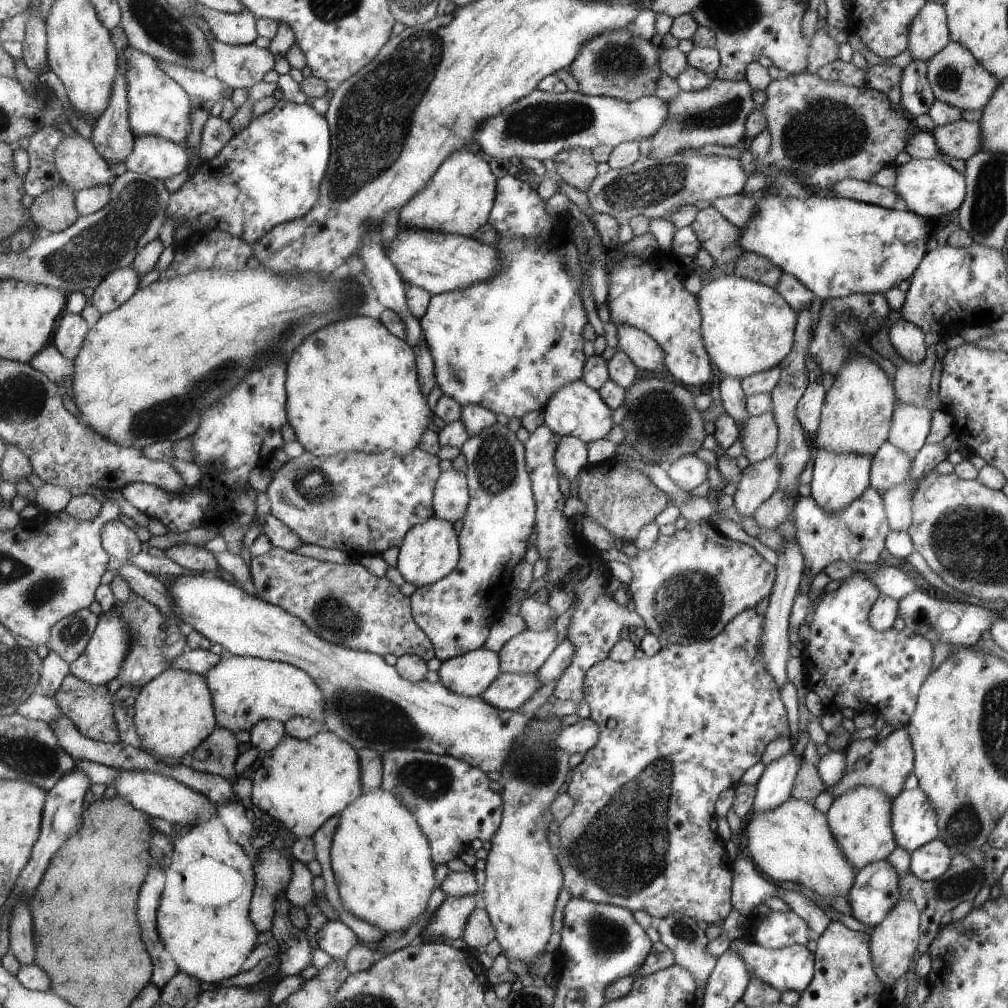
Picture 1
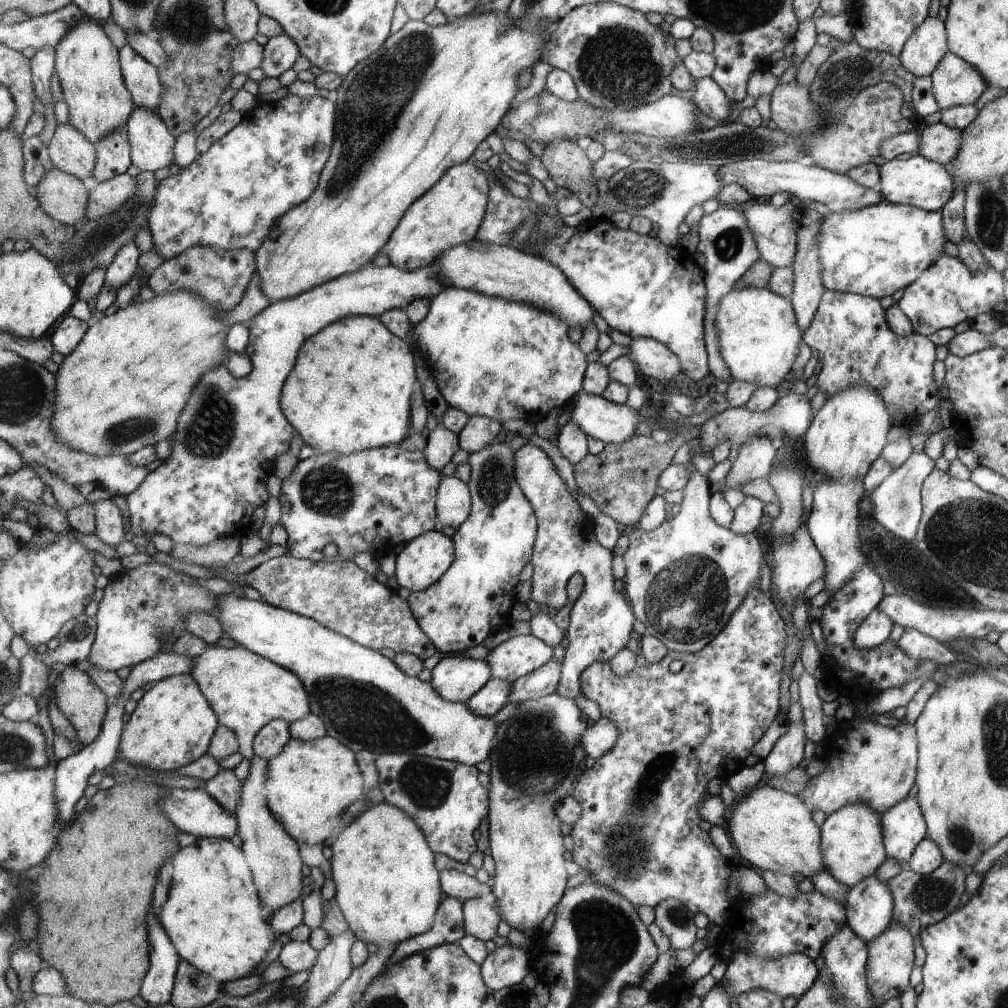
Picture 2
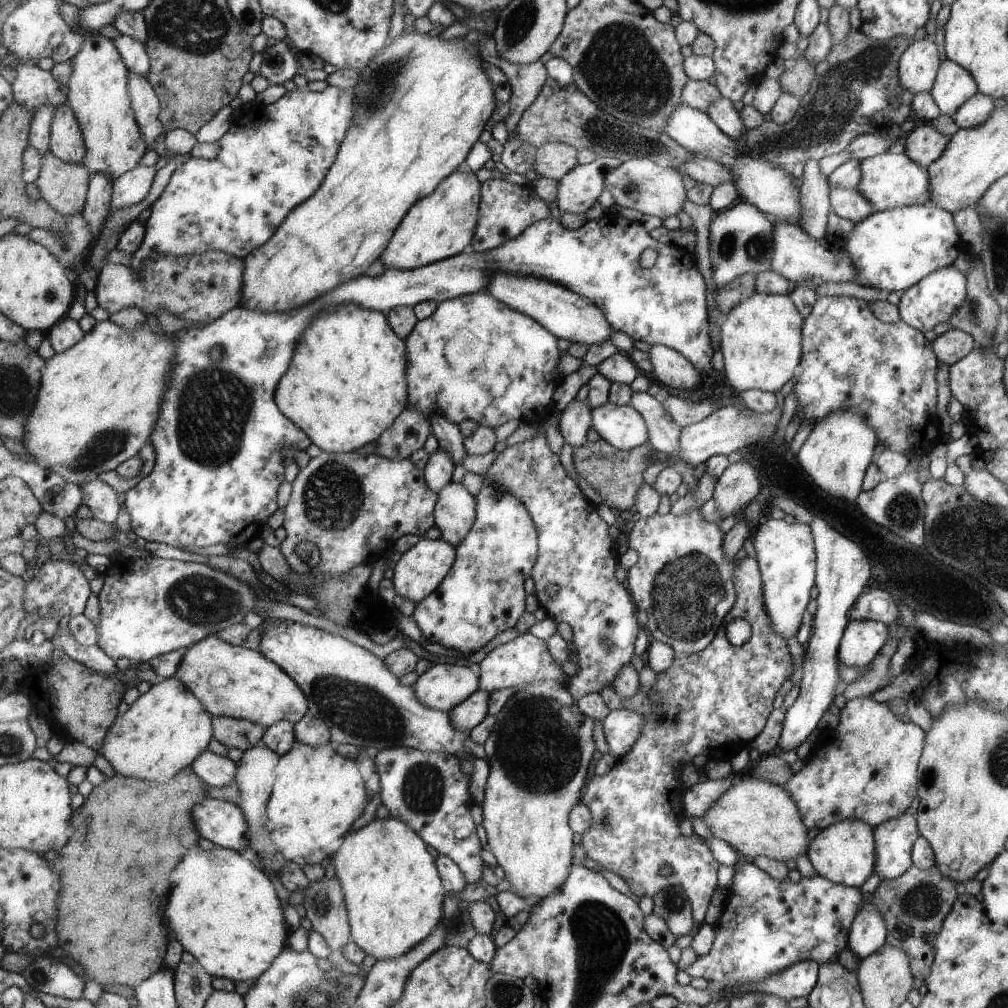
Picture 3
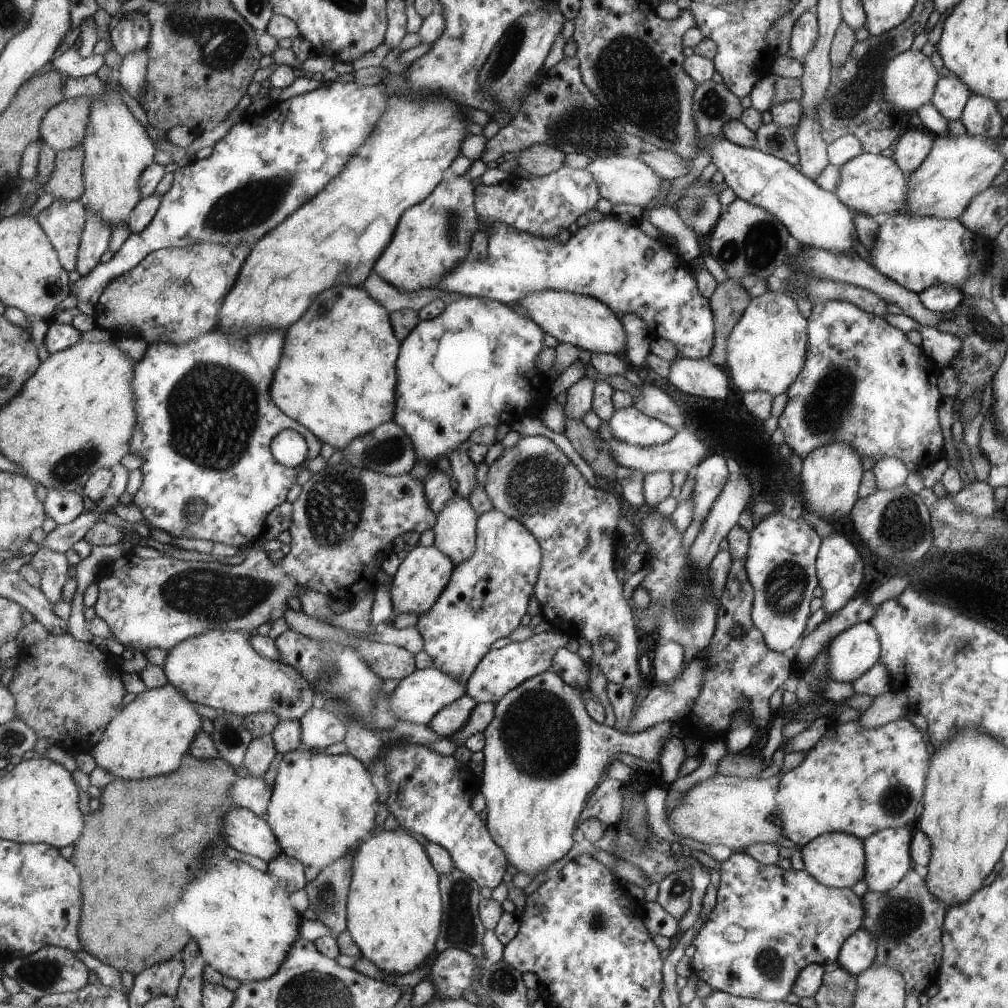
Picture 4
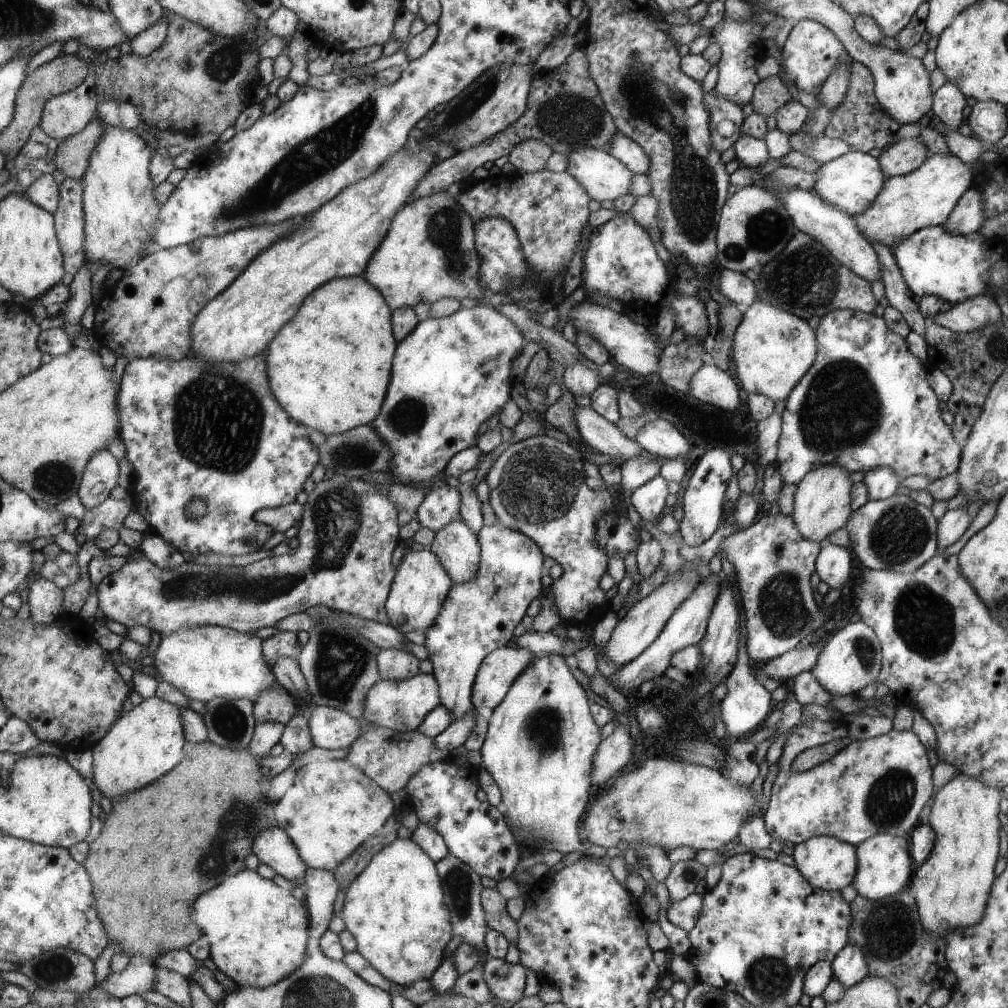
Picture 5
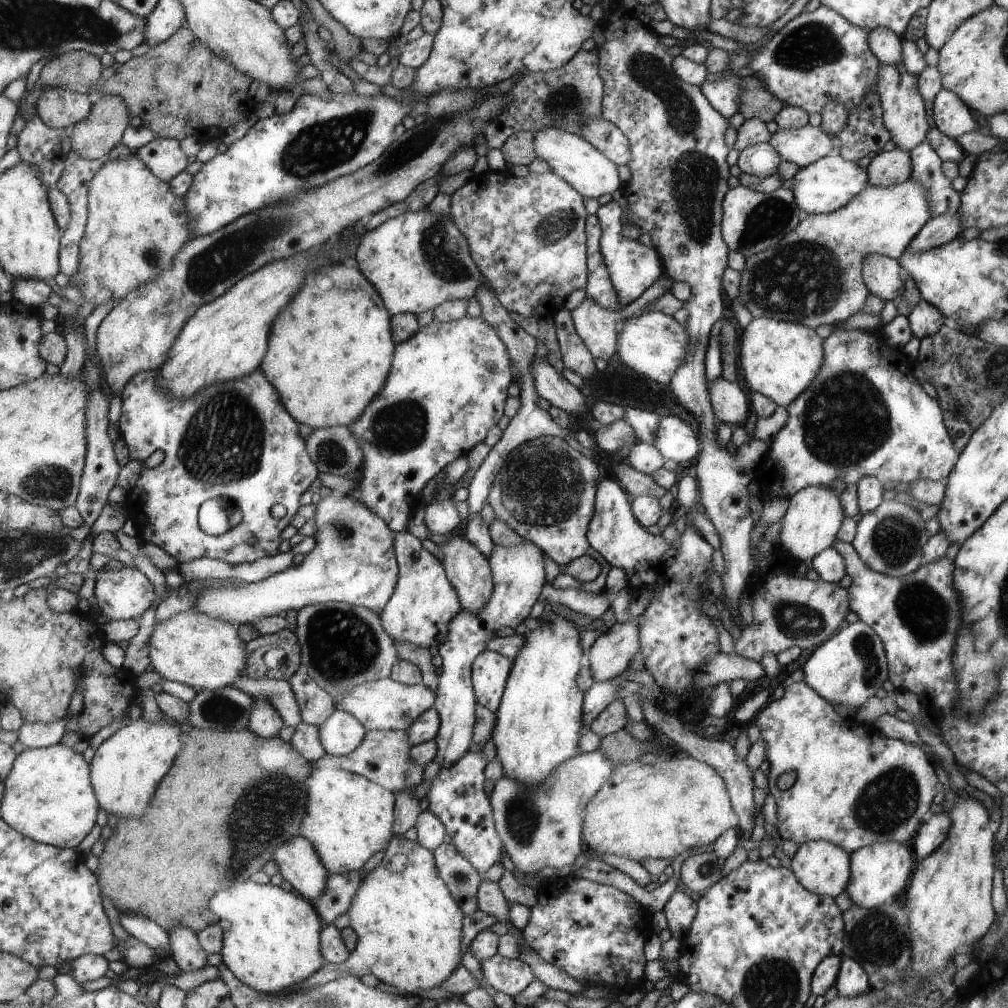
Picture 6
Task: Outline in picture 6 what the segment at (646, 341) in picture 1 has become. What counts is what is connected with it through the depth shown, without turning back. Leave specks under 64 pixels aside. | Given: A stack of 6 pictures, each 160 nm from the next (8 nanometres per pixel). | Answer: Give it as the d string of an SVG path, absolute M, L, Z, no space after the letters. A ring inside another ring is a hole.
M719 377L708 389L713 412L720 422L743 425L749 412L749 402L745 392L739 388L739 382L725 382Z

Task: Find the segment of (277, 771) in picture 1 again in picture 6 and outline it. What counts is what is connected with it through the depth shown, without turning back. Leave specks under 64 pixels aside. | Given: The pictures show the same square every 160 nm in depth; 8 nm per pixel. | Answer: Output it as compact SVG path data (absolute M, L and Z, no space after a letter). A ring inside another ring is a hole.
M313 766L306 785L309 800L301 836L312 842L331 874L361 871L369 858L387 850L394 838L396 793L369 777L335 767Z

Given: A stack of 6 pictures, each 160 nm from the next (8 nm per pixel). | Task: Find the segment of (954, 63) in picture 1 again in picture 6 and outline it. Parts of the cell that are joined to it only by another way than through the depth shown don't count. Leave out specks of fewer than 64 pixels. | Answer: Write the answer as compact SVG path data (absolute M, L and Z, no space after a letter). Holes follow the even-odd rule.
M943 88L939 89L933 99L931 120L935 127L952 139L978 128L977 122L969 113L968 105L960 97Z

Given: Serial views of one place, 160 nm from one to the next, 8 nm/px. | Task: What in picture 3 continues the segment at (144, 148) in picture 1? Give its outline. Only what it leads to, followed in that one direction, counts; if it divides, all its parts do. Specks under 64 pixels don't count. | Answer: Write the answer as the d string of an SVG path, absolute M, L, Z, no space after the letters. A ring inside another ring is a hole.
M133 71L128 74L128 91L132 96L137 122L148 144L148 151L154 150L157 138L163 132L167 133L159 120L161 103L157 91L147 77Z

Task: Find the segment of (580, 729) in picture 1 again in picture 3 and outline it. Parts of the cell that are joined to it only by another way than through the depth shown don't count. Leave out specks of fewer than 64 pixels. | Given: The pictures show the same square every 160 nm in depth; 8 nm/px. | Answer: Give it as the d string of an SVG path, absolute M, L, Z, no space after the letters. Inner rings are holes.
M633 709L610 710L602 720L602 730L609 754L616 759L627 755L632 744L640 738L645 722L646 718Z

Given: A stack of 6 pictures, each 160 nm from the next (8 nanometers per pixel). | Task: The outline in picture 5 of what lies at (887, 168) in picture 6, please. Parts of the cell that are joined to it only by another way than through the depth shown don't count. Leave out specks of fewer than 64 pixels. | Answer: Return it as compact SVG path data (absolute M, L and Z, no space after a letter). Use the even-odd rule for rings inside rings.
M901 134L895 142L883 148L876 159L886 179L915 170L928 155L927 148L919 138L906 138Z

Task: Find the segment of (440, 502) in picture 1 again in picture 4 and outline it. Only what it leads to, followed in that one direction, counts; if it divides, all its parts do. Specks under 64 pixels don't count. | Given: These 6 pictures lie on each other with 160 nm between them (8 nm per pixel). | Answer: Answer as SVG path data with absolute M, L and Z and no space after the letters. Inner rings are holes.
M461 495L448 500L438 514L434 545L458 565L469 560L477 550L478 520L480 514L472 502Z

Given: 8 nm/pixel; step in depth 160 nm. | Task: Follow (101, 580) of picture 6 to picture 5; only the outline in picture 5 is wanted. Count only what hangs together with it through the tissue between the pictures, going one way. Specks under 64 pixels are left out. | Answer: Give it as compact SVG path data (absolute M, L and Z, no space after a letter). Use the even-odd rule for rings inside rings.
M328 473L325 478L309 493L308 501L304 504L305 512L302 518L300 533L297 536L299 541L293 555L283 554L264 558L256 563L252 563L245 567L236 567L234 565L200 565L193 562L187 562L172 569L165 569L152 560L142 556L137 561L127 560L125 564L114 573L106 576L102 582L97 586L100 610L104 617L123 624L127 630L136 626L146 626L152 631L157 632L161 637L171 634L183 627L198 627L201 625L221 625L229 627L239 632L250 633L265 628L265 626L273 626L287 618L288 616L304 613L309 610L311 606L323 605L341 613L357 615L361 619L368 621L375 621L384 625L392 625L389 613L386 607L389 595L392 591L392 584L396 578L396 568L394 567L392 558L396 548L402 544L400 527L399 527L399 511L397 505L387 498L379 489L378 484L371 484L371 482L363 482L358 478L353 478L341 473Z

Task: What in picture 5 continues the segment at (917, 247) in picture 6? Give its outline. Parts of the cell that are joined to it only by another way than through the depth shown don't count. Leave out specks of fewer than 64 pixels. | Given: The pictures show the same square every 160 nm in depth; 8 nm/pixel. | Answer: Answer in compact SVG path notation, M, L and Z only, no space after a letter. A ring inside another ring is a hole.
M971 187L964 192L959 202L940 225L945 232L954 235L978 232L981 222L985 219L982 212L982 200L979 191Z

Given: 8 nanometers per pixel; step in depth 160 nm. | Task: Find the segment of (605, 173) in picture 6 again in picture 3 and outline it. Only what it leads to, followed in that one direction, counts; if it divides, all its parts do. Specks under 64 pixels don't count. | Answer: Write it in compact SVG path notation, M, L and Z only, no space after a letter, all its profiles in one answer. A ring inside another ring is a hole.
M639 157L619 163L604 178L604 188L611 193L615 209L621 206L633 208L641 214L657 216L668 224L673 222L675 214L681 210L681 203L686 199L686 190L690 184L675 169L663 168L649 159Z

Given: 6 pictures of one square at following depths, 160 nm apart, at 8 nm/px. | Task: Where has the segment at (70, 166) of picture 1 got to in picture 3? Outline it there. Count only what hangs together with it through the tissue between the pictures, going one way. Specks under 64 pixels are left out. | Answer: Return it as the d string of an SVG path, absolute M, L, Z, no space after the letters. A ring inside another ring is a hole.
M69 102L56 108L50 147L51 152L61 160L79 164L86 162L88 148L84 130Z

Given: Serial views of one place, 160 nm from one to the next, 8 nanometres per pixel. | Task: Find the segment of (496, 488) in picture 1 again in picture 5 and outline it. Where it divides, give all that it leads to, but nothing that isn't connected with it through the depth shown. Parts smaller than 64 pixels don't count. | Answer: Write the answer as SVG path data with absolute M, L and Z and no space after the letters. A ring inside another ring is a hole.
M501 522L493 526L486 524L478 537L482 546L482 559L477 578L468 583L453 585L452 592L445 601L444 610L441 611L436 623L424 632L425 648L433 662L433 674L440 684L441 705L452 714L453 721L464 719L476 708L473 691L481 664L489 654L505 647L509 640L514 639L513 630L517 628L520 620L525 618L531 602L543 596L547 581L547 557L532 538L509 527L503 527Z

